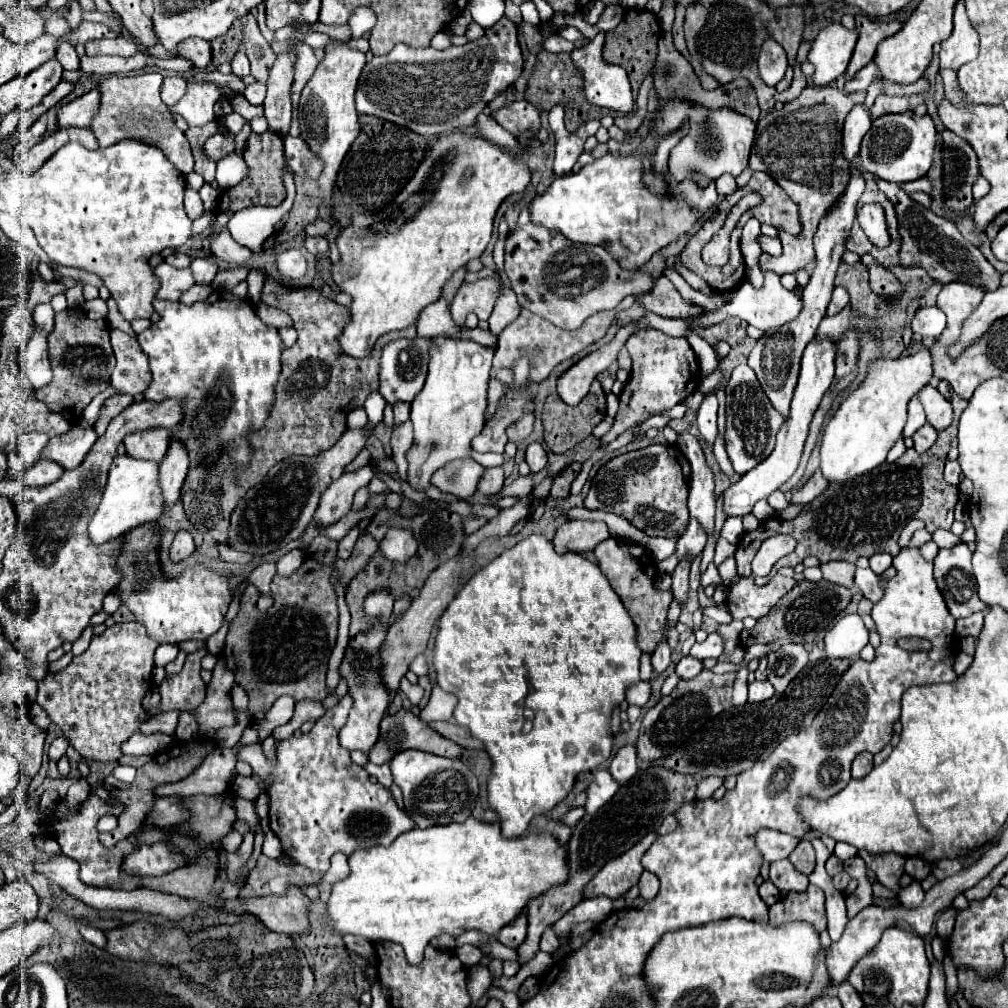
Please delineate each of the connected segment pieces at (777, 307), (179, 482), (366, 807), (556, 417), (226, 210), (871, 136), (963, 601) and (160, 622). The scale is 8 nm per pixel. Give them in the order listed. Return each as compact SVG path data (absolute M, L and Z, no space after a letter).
M765 274L765 282L759 290L753 288L751 284L743 284L741 288L735 290L733 302L729 302L721 310L713 310L713 312L707 312L705 316L697 318L695 328L709 328L709 326L715 326L715 324L723 322L729 316L737 316L741 320L747 320L751 326L767 332L767 330L775 330L775 328L791 322L795 316L799 316L801 308L803 308L803 300L799 296L795 296L793 290L785 290L775 274Z
M171 436L169 450L161 462L161 490L165 494L165 508L173 506L179 500L179 492L185 482L187 470L189 470L187 450L179 440Z
M345 694L335 708L327 710L327 714L317 720L317 724L313 726L313 730L309 734L301 734L299 738L291 736L287 740L279 740L275 744L273 762L269 762L261 744L245 746L239 752L239 760L249 762L253 768L253 774L259 776L261 782L267 782L267 778L271 776L271 784L267 790L269 822L271 822L271 830L279 836L279 840L283 844L285 856L289 856L297 864L303 864L311 870L327 872L329 858L335 852L343 852L349 856L359 848L371 848L371 846L379 846L379 844L387 846L397 836L401 836L403 832L409 832L415 826L413 820L407 816L407 812L395 804L391 792L387 788L383 788L381 784L371 782L369 774L361 766L353 764L349 760L349 752L339 746L337 736L339 736L339 730L343 728L343 724L347 722L351 704L353 704L353 698L349 694Z
M599 380L593 382L587 398L583 398L583 402L579 402L577 406L567 406L557 394L551 394L543 408L545 442L553 452L567 452L575 448L579 442L583 442L587 436L591 436L593 428L603 420L603 416L605 416L605 392Z
M267 128L265 134L251 134L245 144L243 158L249 166L249 176L241 184L233 186L233 190L223 192L221 202L217 206L217 228L227 226L227 220L241 208L247 208L247 200L251 198L251 204L267 204L267 206L279 206L285 200L285 184L283 184L283 172L285 172L285 158L283 158L283 138Z
M915 112L887 114L883 118L877 118L869 134L863 138L859 164L863 172L871 172L873 176L883 178L887 182L895 184L911 182L925 176L927 170L931 168L935 144L937 144L937 132L929 114L925 116L917 116Z
M957 544L949 550L939 550L935 560L935 582L955 618L967 618L987 608L977 596L975 576L971 570L971 552L967 544Z
M159 524L141 526L131 534L125 534L125 544L119 556L121 582L115 588L135 614L137 622L147 628L147 634L159 644L179 644L181 640L201 640L205 642L211 634L215 634L223 616L227 614L231 592L225 574L217 574L201 564L189 566L179 578L163 580L161 566L157 560L157 546L161 540Z

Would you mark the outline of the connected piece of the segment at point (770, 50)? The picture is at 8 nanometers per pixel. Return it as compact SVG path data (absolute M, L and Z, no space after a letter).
M767 40L759 52L759 74L765 84L775 86L787 70L787 54L775 40Z

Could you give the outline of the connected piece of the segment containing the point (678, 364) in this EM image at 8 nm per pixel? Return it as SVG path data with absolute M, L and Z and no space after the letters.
M639 330L627 340L629 354L633 358L633 376L625 384L619 396L619 414L611 430L601 438L601 444L613 442L627 428L645 420L649 414L657 410L669 410L675 404L683 402L689 394L693 394L701 384L701 370L697 356L685 338L673 338L667 334L659 334L659 330Z

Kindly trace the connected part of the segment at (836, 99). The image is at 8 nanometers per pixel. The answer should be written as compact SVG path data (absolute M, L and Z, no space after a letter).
M805 88L803 94L783 106L783 110L773 110L763 116L757 126L755 144L749 158L749 168L753 172L767 172L799 206L801 234L793 236L779 230L779 240L783 244L783 256L773 258L767 253L759 257L761 272L775 272L777 276L793 274L815 260L813 236L819 220L827 210L839 200L839 194L847 188L849 164L841 154L841 130L843 120L855 104L865 100L865 92L843 94L839 88Z

